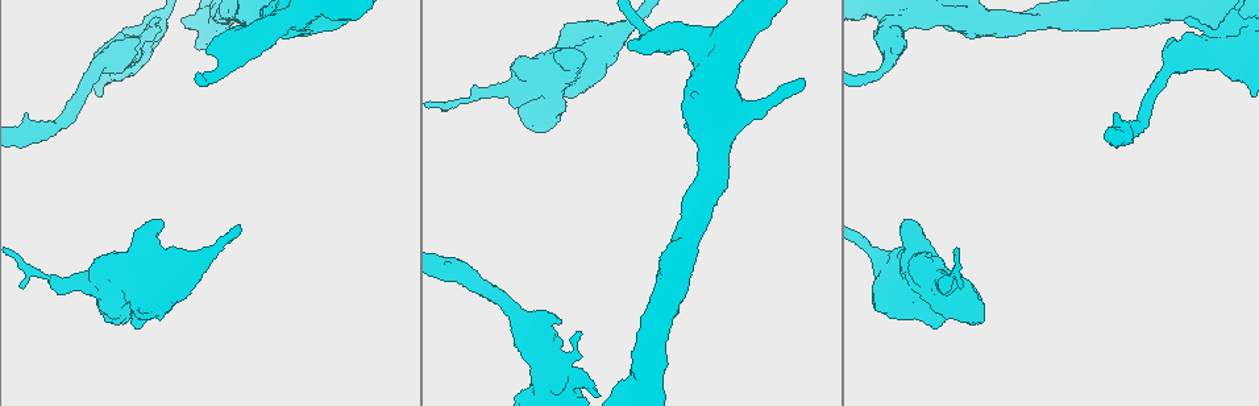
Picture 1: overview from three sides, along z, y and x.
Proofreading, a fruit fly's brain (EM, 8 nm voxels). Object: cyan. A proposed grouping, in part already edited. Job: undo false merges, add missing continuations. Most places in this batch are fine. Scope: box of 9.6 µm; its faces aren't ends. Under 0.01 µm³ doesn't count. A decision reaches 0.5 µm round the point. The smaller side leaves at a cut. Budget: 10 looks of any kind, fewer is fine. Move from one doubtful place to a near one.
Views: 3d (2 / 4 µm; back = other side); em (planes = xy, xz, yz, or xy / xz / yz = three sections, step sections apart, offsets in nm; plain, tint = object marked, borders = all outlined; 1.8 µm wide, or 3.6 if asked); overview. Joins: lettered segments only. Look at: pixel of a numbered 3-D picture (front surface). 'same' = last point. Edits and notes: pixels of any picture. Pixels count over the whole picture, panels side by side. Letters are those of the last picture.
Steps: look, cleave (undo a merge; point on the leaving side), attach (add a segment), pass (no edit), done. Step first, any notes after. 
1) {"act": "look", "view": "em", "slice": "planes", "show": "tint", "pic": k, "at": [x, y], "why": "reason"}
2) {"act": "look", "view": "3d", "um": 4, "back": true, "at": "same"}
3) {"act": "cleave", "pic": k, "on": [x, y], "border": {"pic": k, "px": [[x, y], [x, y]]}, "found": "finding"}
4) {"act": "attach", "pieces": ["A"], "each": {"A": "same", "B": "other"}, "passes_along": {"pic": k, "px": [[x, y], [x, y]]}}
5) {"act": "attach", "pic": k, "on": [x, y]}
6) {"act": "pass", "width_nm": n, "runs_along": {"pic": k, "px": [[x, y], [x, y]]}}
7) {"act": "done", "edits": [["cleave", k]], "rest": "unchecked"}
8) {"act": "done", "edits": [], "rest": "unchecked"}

{"act": "look", "view": "em", "slice": "planes", "show": "borders", "pic": 1, "at": [961, 284], "why": "tapers out"}

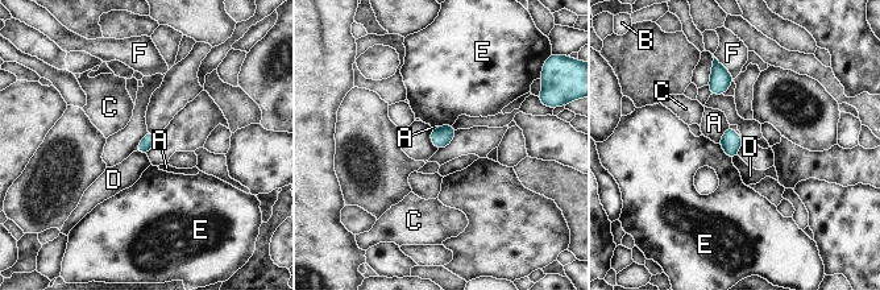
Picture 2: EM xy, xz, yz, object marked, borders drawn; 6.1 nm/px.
{"act": "pass", "longest_contact_nm": ["F", 190], "each": {"A": "other", "B": "other", "C": "other", "D": "other", "E": "other", "F": "other"}, "border": {"pic": 2, "px": [[136, 150], [146, 156]]}, "found": "none of them fits"}

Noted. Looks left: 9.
{"act": "look", "view": "em", "slice": "planes", "show": "tint", "pic": 1, "at": [908, 219], "why": "an open end"}

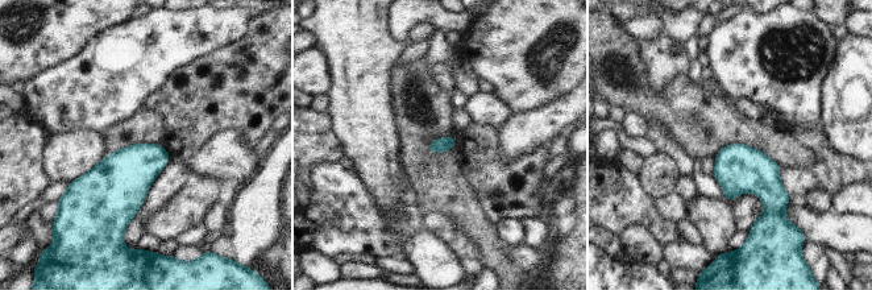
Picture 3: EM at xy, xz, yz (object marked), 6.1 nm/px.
{"act": "look", "view": "em", "slice": "planes", "show": "borders", "at": "same"}

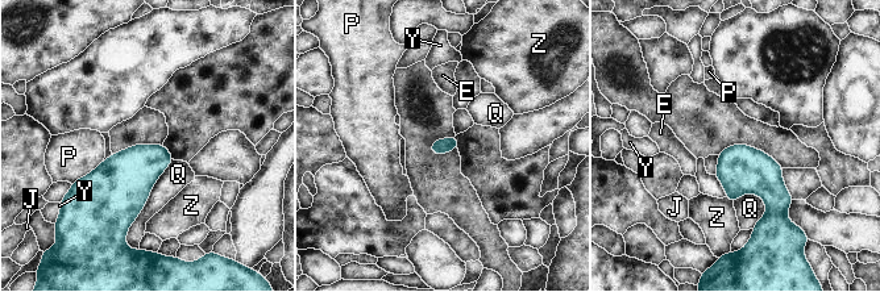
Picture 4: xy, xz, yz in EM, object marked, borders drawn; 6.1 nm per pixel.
{"act": "pass", "each": {"E": "other", "J": "other", "P": "other", "Q": "other", "Y": "other", "Z": "other"}, "found": "no lettered segment goes on from it"}

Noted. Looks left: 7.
{"act": "look", "view": "3d", "um": 2, "pic": 1, "at": [629, 49], "why": "an open end"}

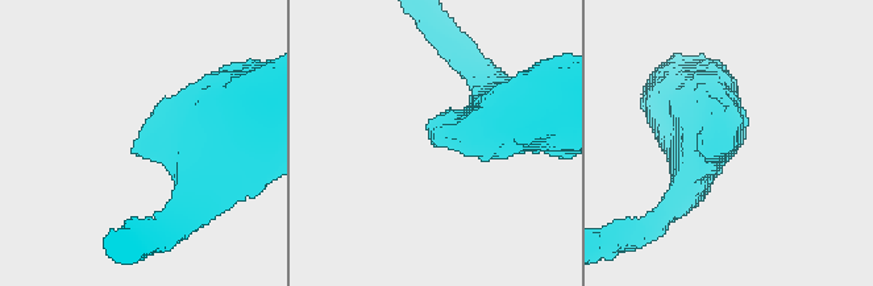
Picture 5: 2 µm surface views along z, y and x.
{"act": "look", "view": "em", "um": 3.6, "slice": "planes", "show": "borders", "pic": 5, "at": [736, 146]}

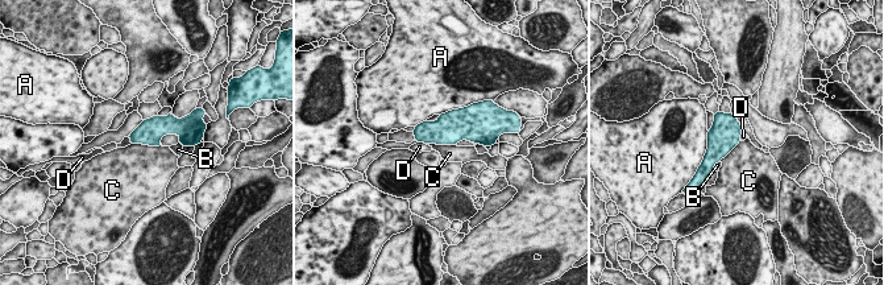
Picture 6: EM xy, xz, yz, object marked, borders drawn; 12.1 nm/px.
{"act": "pass", "each": {"A": "other", "B": "other", "C": "other", "D": "other"}, "found": "no lettered segment goes on from it"}

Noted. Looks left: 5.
{"act": "look", "view": "em", "slice": "xz", "step": 16, "show": "borders", "pic": 1, "at": [159, 20], "why": "an open end"}

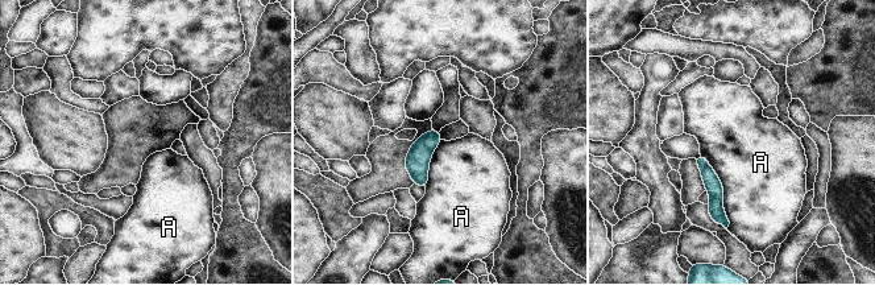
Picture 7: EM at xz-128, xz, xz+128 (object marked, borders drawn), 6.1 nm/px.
{"act": "pass", "each": {"A": "other"}, "found": "no lettered segment goes on from it"}

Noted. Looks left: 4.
{"act": "done", "edits": [], "rest": "unchecked"}

